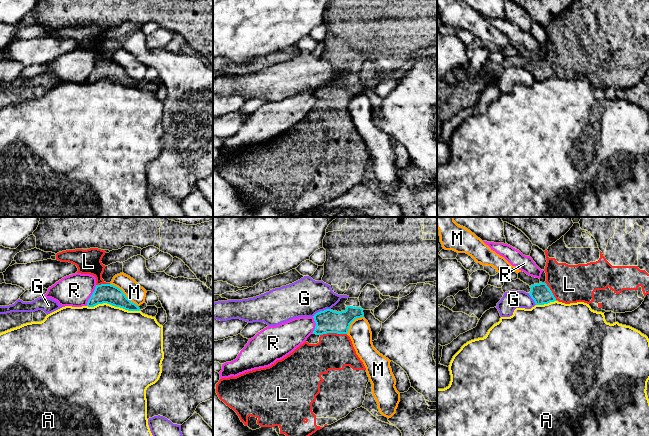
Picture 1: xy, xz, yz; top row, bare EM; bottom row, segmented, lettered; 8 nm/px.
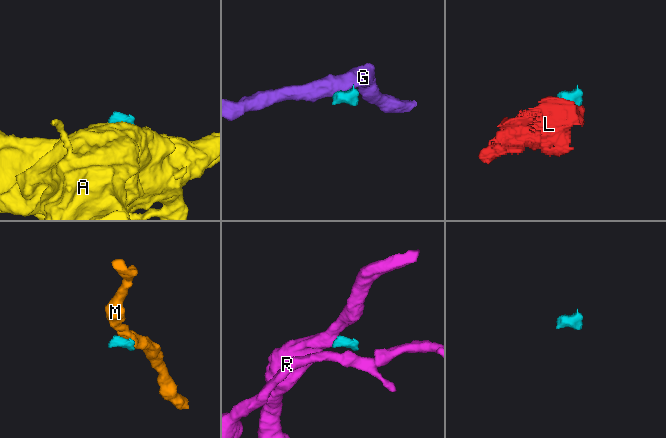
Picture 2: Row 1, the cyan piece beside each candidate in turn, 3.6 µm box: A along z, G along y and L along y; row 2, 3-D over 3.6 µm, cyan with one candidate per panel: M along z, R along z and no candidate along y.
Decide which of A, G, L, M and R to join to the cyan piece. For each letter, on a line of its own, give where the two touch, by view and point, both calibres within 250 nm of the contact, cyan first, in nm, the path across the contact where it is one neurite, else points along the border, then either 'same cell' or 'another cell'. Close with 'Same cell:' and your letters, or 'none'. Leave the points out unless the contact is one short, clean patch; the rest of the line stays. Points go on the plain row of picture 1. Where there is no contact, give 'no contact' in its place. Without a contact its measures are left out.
A: contact xy (113, 81); calibres 160 and 500 nm; border xy (87, 81), (94, 82), (109, 79), (128, 86), (139, 87); another cell
G: contact xz (321, 87); calibres 190 and 300 nm; border xz (330, 84), (320, 86), (312, 92); another cell
L: contact xz (333, 108); calibres 190 and 300 nm; way xz (328, 97), (333, 103), (333, 108), (334, 127); same cell
M: contact xy (124, 70); calibres 160 and 150 nm; border xy (110, 59), (117, 62), (138, 82); another cell
R: contact xy (91, 71); calibres 160 and 260 nm; border xy (96, 61), (86, 81); another cell
Same cell: L

